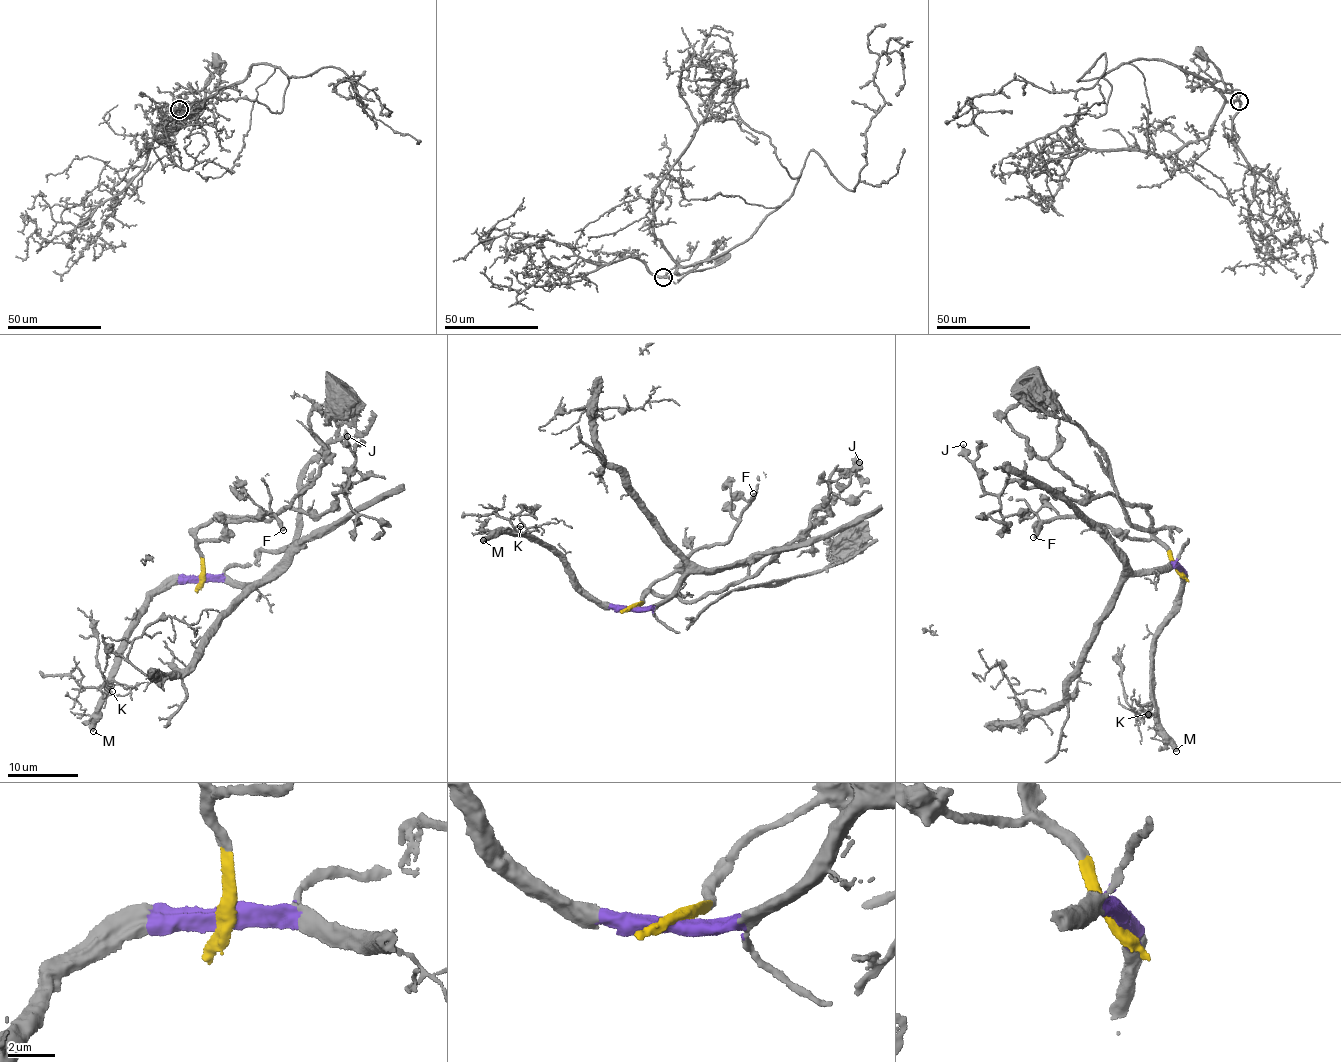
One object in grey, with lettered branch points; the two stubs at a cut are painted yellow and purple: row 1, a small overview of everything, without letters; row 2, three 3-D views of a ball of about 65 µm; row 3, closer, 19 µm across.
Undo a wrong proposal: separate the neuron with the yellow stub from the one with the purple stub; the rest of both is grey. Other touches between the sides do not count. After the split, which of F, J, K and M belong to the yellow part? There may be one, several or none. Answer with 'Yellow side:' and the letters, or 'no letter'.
Yellow side: F, J

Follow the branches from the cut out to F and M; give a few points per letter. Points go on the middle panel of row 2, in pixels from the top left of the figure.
F: (631, 608), (639, 605), (644, 593), (658, 580), (669, 576), (677, 564), (697, 549), (725, 543), (753, 494)
M: (631, 608), (614, 610), (597, 603), (581, 589), (557, 555), (534, 536), (510, 529), (499, 530), (482, 540)

